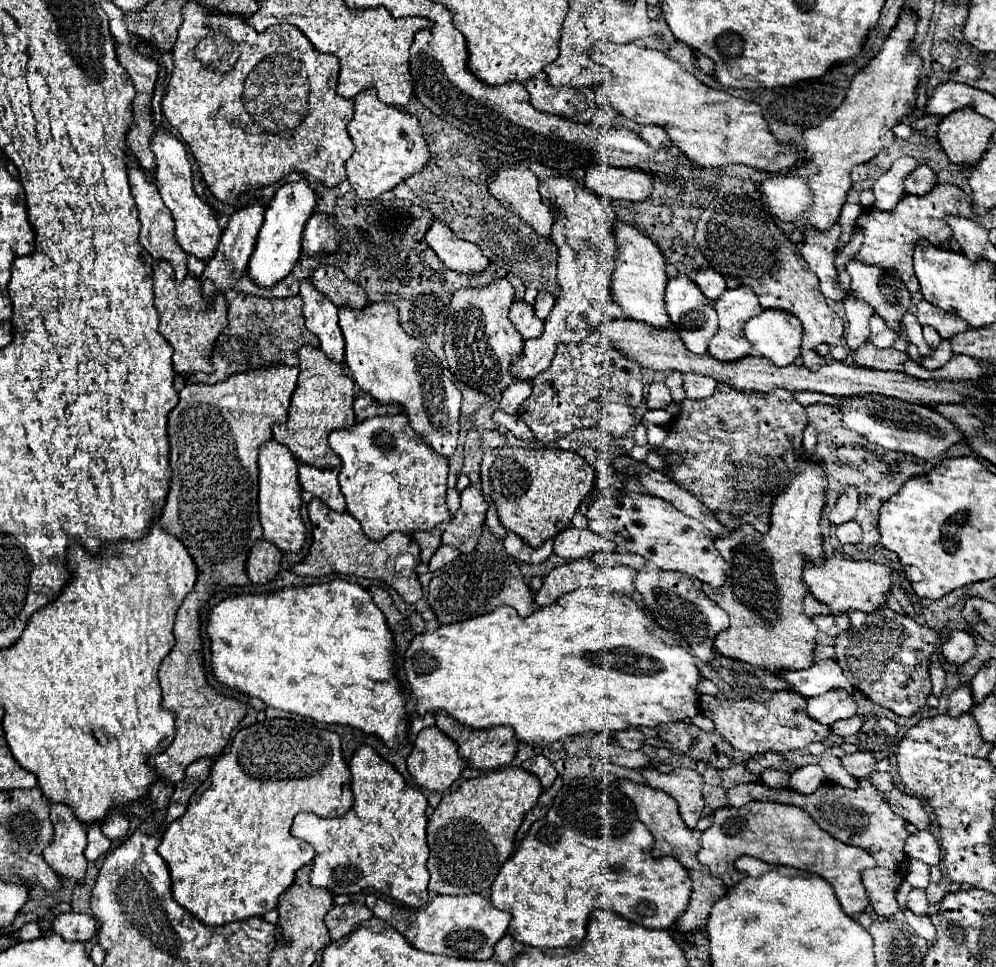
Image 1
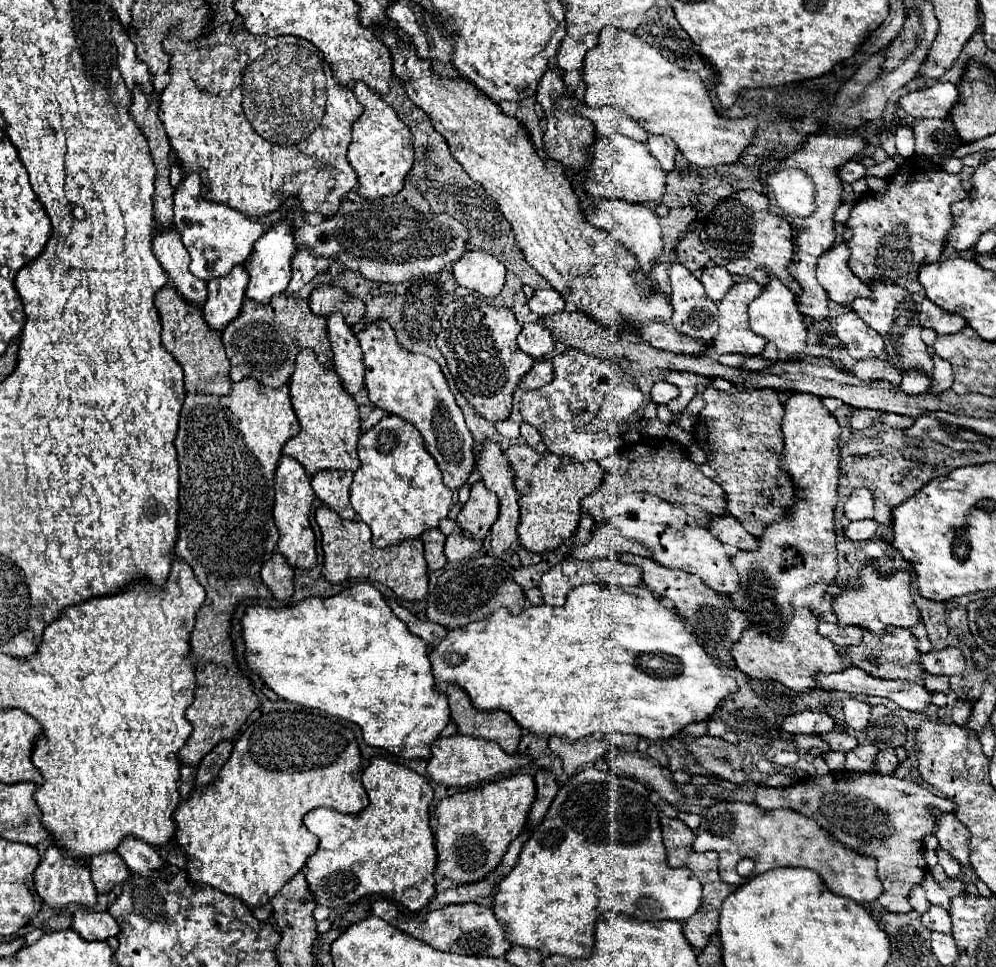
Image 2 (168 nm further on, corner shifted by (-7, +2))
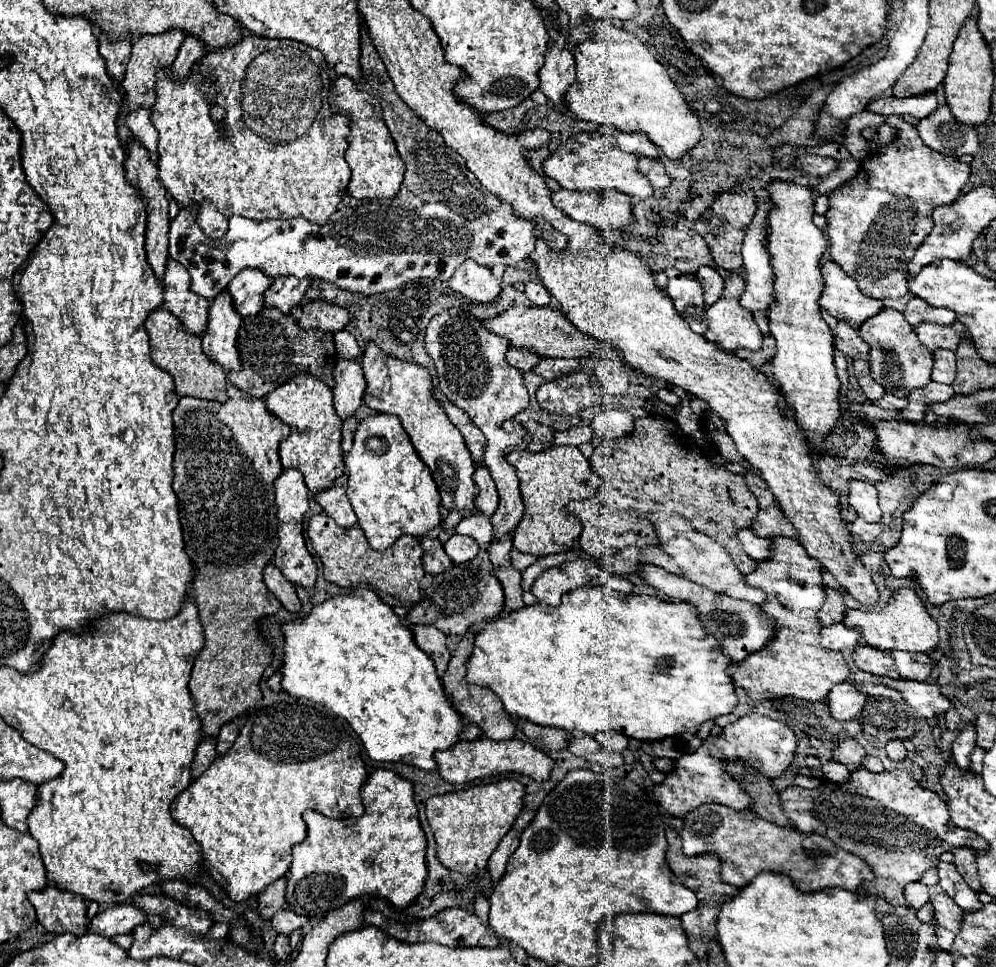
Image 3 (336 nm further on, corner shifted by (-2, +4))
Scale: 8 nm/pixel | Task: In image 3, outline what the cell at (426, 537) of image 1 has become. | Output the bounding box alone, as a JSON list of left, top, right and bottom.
[421,539,453,575]

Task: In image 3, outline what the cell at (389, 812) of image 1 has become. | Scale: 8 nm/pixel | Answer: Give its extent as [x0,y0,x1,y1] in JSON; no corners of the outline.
[287,769,427,917]

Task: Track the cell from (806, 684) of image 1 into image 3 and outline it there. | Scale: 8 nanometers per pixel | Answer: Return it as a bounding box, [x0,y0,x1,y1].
[881,677,953,717]

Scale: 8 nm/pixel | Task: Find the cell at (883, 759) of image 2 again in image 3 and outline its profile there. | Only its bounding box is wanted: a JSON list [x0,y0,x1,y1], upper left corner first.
[885,739,907,761]

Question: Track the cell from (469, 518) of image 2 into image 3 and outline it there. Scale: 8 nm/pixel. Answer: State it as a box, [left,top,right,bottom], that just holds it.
[473,465,499,517]

